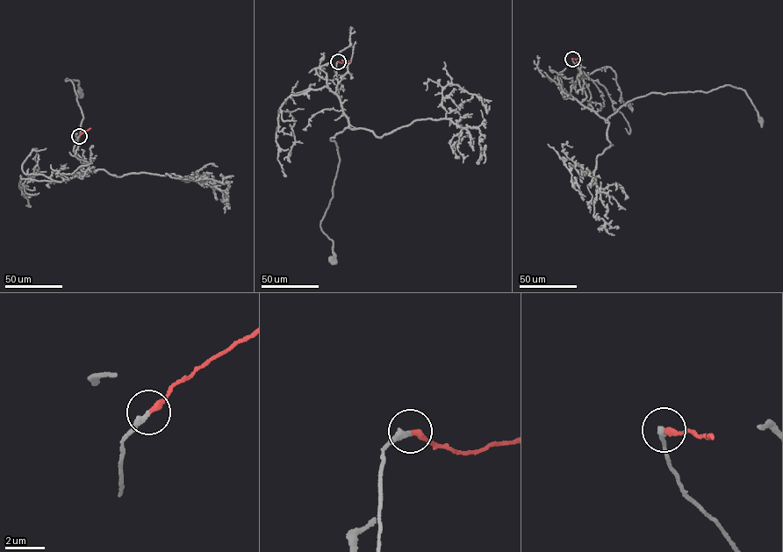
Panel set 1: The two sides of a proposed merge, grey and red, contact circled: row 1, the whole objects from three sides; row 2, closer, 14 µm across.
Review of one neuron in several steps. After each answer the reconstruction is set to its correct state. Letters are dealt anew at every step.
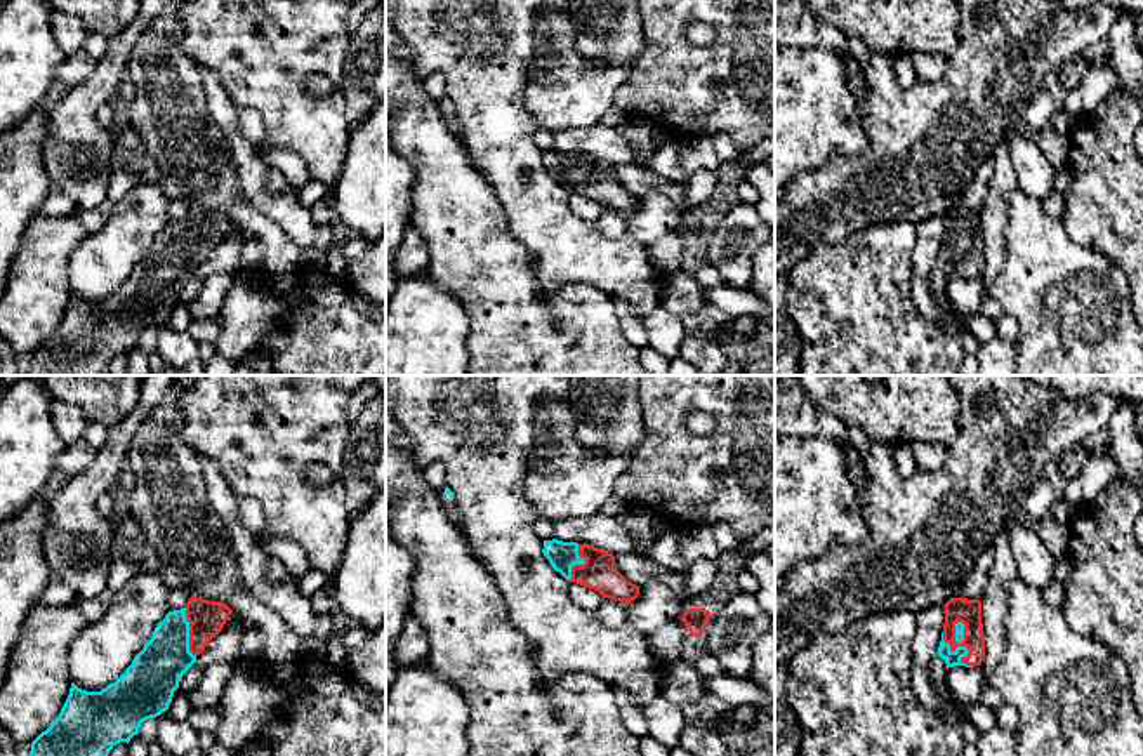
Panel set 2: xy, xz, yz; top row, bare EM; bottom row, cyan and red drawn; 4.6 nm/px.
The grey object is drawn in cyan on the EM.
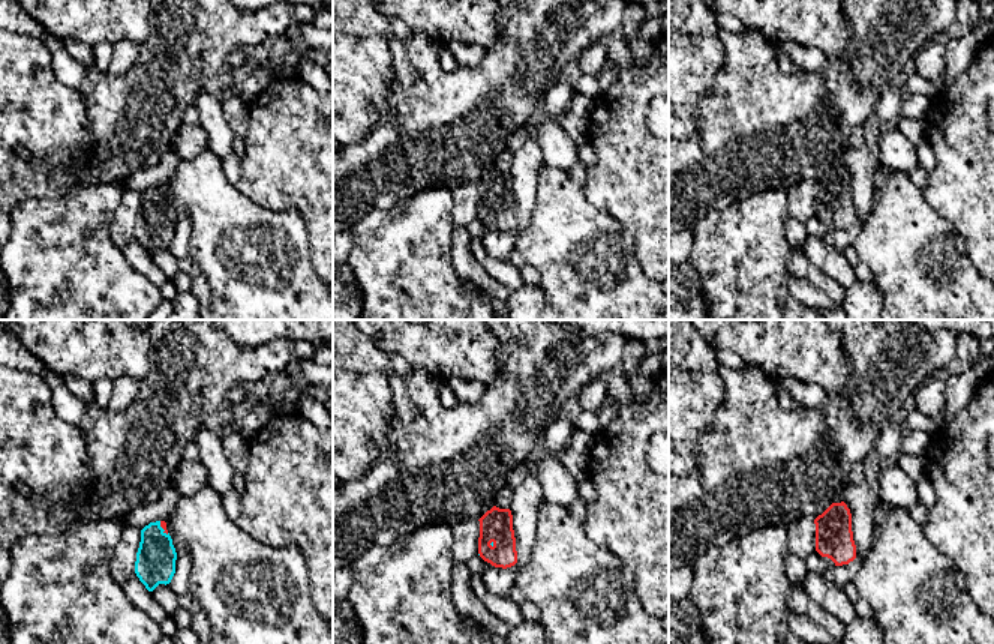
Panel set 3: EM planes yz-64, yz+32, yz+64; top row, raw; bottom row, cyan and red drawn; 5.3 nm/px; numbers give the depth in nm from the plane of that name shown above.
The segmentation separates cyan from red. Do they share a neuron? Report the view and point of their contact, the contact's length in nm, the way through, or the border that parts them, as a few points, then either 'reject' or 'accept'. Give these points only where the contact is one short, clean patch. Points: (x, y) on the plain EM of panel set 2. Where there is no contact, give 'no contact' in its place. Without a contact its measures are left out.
contact yz (963, 258); length 220 nm; way yz (951, 270), (963, 258), (964, 221); accept

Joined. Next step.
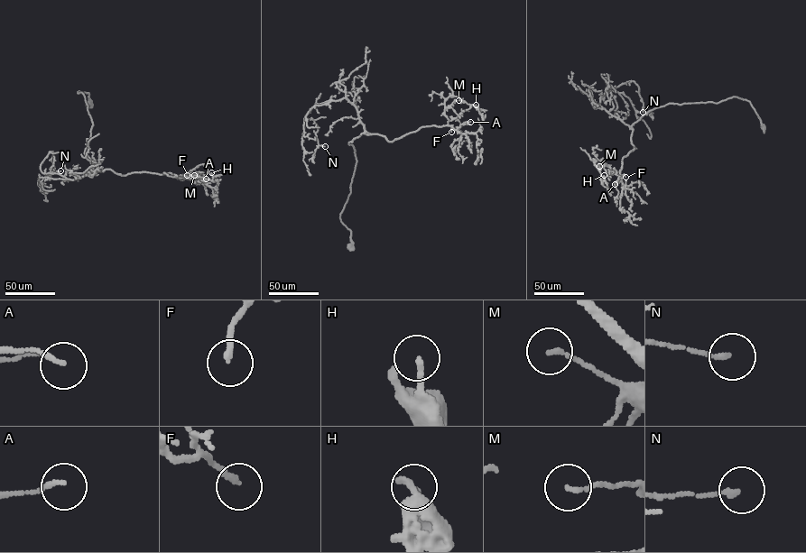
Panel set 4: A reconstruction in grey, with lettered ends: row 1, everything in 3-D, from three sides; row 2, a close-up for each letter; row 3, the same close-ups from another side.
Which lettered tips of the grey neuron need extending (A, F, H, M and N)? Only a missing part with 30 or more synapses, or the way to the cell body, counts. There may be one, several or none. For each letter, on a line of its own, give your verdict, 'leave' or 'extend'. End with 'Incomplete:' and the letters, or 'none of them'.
A: leave
F: extend
H: leave
M: leave
N: leave
Incomplete: F

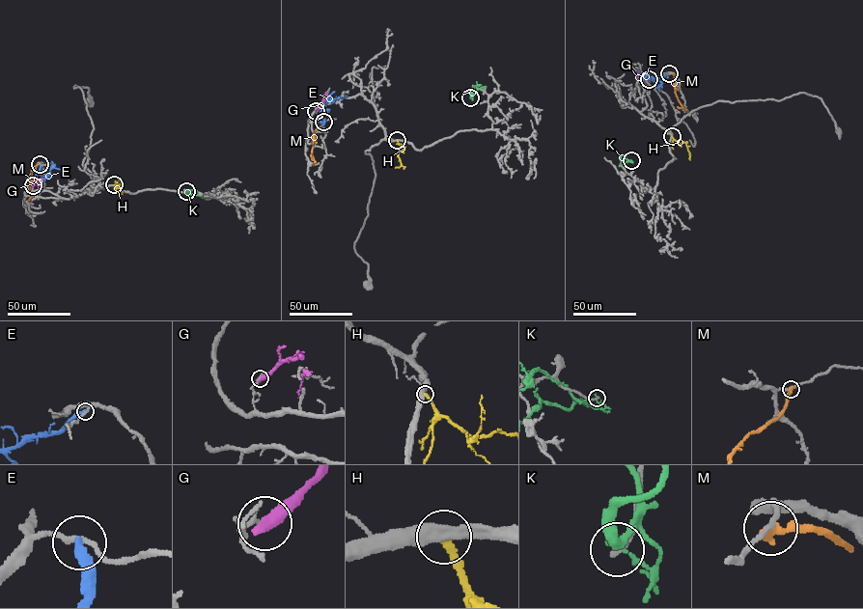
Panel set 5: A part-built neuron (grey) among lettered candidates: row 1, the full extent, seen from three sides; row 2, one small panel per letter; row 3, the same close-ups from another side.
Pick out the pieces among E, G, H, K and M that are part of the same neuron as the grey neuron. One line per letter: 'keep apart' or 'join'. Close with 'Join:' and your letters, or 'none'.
E: keep apart
G: keep apart
H: keep apart
K: keep apart
M: keep apart
Join: none

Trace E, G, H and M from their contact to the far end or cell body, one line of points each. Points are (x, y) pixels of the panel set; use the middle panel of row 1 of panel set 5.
E: (323, 122), (320, 118), (327, 101), (347, 96)
G: (316, 111), (323, 98), (321, 106)
H: (397, 140), (402, 166), (395, 167)
M: (323, 122), (312, 138), (313, 159), (311, 154)

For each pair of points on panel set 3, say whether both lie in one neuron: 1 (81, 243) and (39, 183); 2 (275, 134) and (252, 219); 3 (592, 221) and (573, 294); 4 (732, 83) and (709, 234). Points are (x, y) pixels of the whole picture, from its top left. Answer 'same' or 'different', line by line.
1: different
2: different
3: same
4: different

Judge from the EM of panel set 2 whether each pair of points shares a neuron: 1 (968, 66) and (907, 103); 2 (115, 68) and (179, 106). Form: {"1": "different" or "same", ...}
{"1": "same", "2": "different"}

